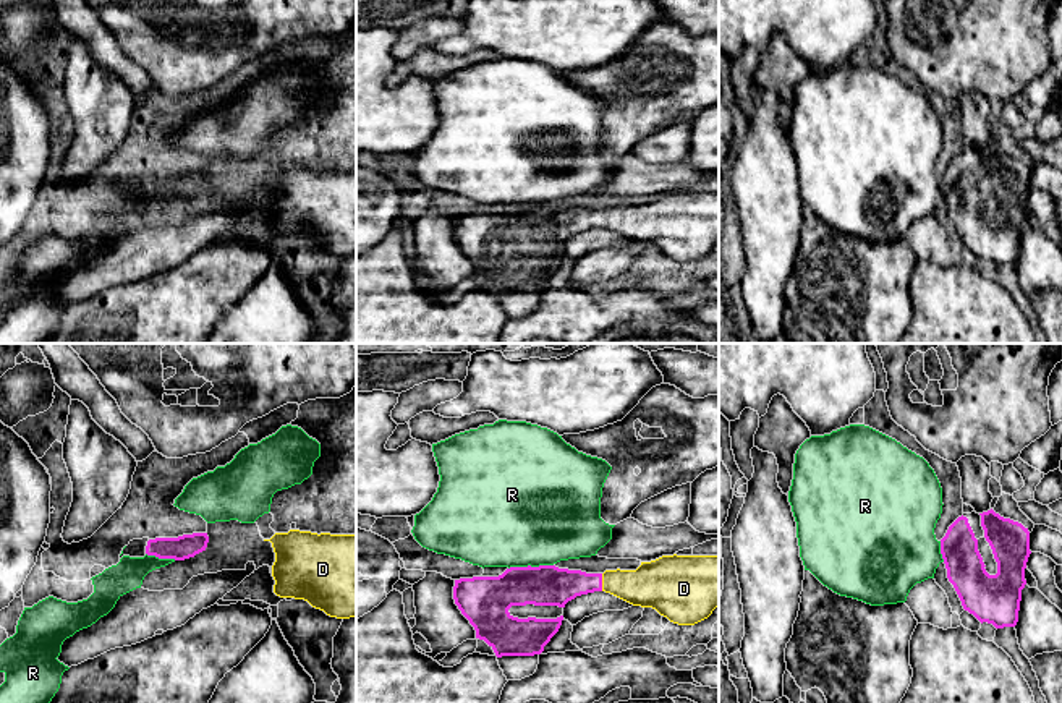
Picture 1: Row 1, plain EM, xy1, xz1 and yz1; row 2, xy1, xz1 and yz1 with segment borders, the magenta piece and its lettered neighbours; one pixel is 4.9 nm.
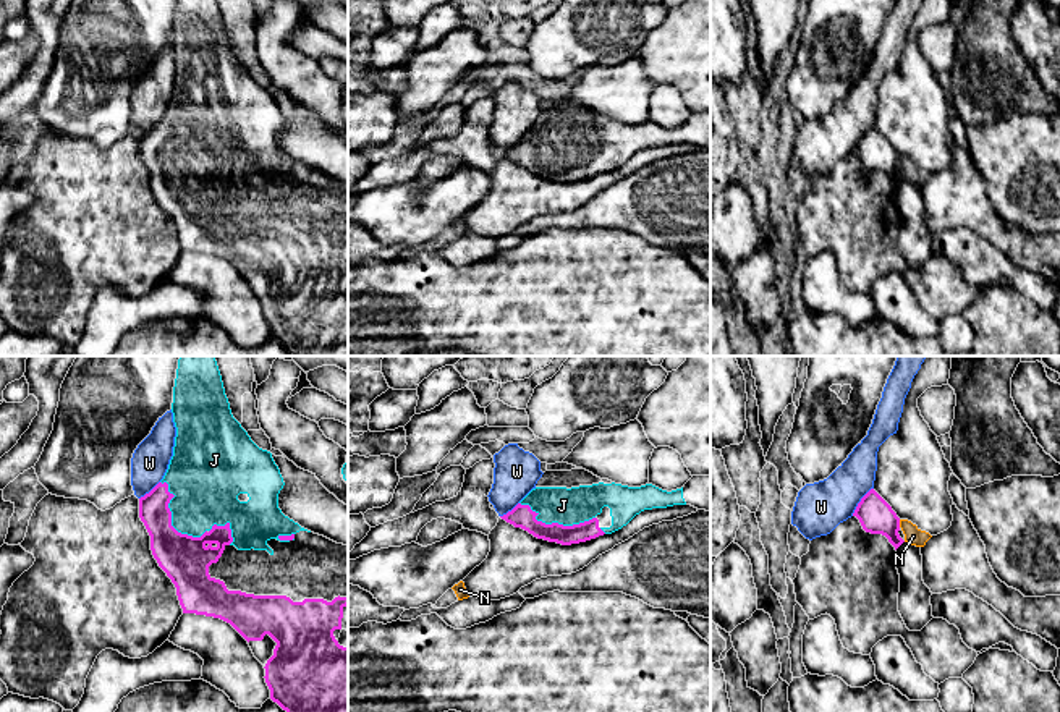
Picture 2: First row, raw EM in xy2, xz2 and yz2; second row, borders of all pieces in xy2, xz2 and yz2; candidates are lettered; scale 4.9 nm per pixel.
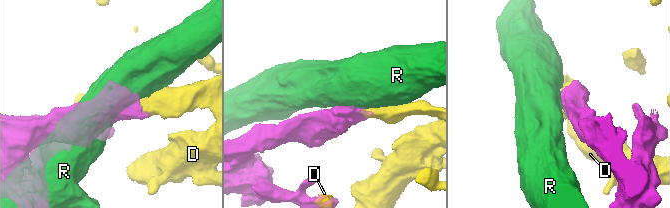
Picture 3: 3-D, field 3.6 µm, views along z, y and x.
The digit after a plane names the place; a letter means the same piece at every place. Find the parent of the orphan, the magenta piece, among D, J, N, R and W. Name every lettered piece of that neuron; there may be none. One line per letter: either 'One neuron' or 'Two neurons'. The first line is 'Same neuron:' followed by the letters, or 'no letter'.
Same neuron: D, J
D: One neuron
J: One neuron
N: Two neurons
R: Two neurons
W: Two neurons

